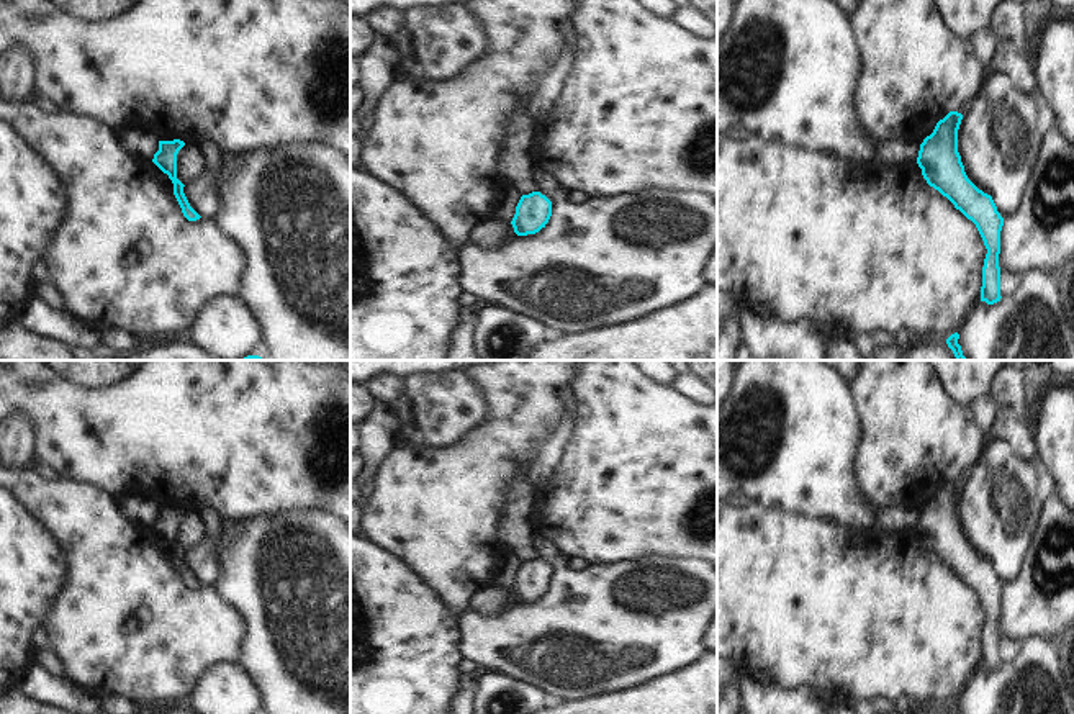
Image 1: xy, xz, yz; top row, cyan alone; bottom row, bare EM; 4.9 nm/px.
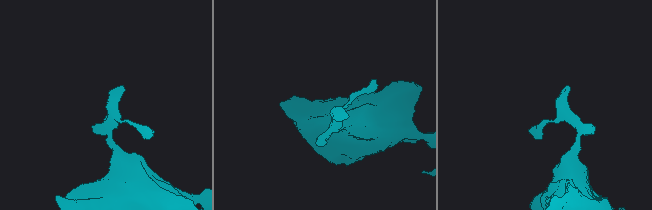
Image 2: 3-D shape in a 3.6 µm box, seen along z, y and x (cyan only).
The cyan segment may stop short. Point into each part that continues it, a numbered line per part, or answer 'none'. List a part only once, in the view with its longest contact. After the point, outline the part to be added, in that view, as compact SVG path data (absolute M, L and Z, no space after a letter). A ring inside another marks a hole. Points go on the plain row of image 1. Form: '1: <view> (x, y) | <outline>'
none

